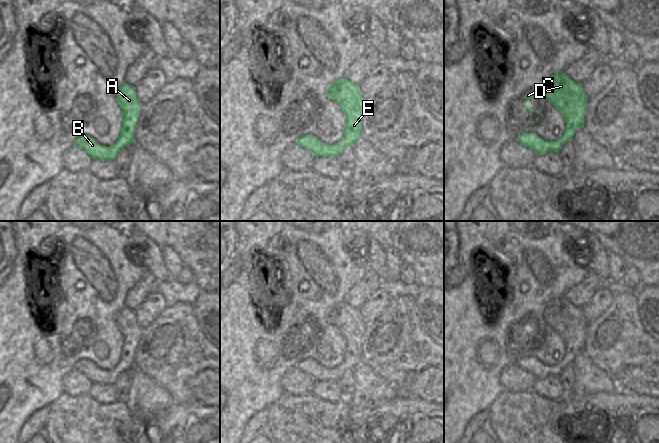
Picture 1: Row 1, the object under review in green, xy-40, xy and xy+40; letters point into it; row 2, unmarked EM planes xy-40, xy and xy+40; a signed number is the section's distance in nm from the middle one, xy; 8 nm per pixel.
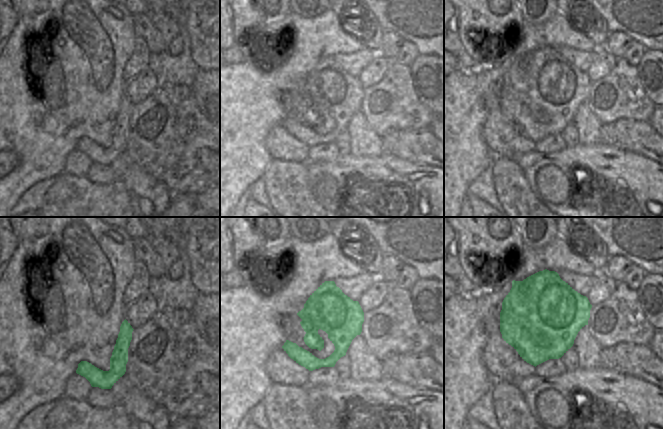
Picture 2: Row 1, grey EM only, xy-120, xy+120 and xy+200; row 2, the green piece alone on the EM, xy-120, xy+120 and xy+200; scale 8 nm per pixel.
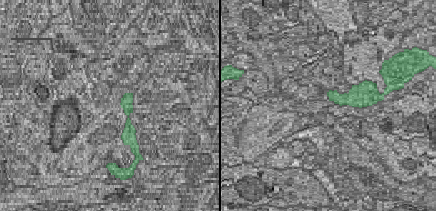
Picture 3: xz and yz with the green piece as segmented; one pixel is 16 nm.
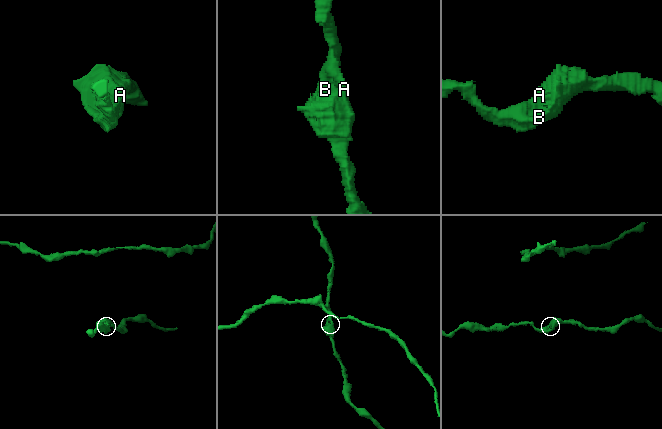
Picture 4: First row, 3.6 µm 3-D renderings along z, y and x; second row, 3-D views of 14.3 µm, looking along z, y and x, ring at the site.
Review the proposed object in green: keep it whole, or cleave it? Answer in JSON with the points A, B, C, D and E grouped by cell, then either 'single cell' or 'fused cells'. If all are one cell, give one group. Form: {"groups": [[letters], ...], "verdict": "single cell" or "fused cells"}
{"groups": [["A", "B", "C", "D", "E"]], "verdict": "single cell"}

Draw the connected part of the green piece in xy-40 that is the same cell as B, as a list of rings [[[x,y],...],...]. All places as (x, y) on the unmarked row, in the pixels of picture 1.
[[[124,307],[116,318],[116,324],[122,334],[122,350],[118,364],[111,370],[101,369],[89,359],[81,359],[74,369],[85,375],[92,383],[114,385],[118,376],[134,366],[134,356],[140,340],[142,328],[136,320],[133,310]]]

